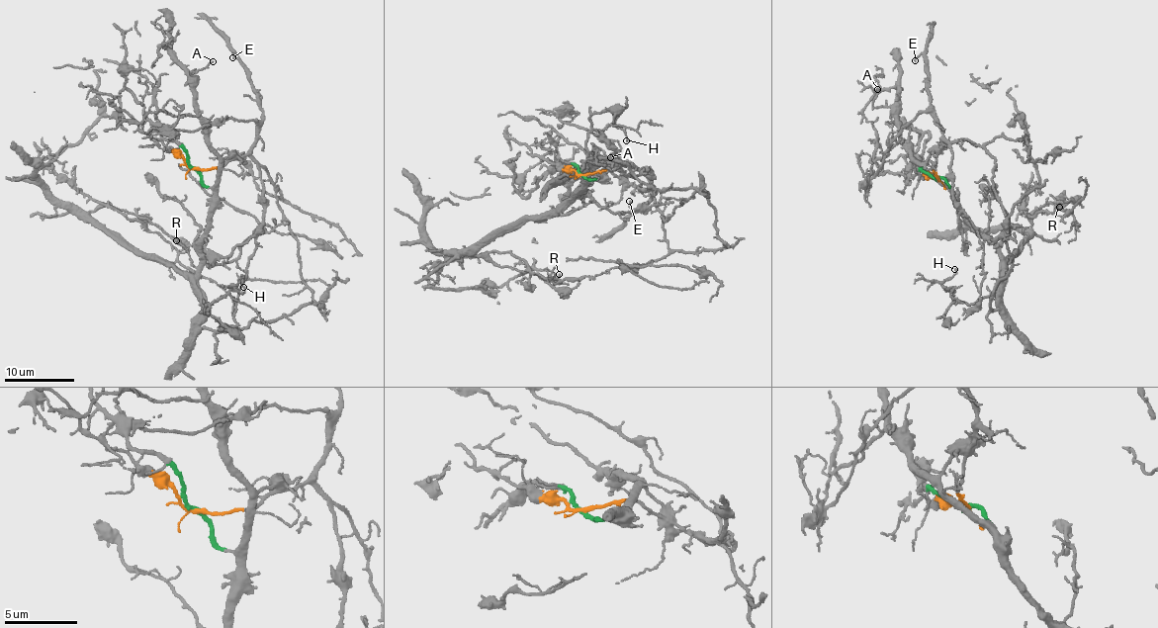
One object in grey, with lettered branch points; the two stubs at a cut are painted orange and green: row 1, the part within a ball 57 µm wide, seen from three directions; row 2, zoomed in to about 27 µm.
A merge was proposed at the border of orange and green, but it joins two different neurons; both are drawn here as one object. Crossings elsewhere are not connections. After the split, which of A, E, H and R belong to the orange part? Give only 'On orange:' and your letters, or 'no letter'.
On orange: E

